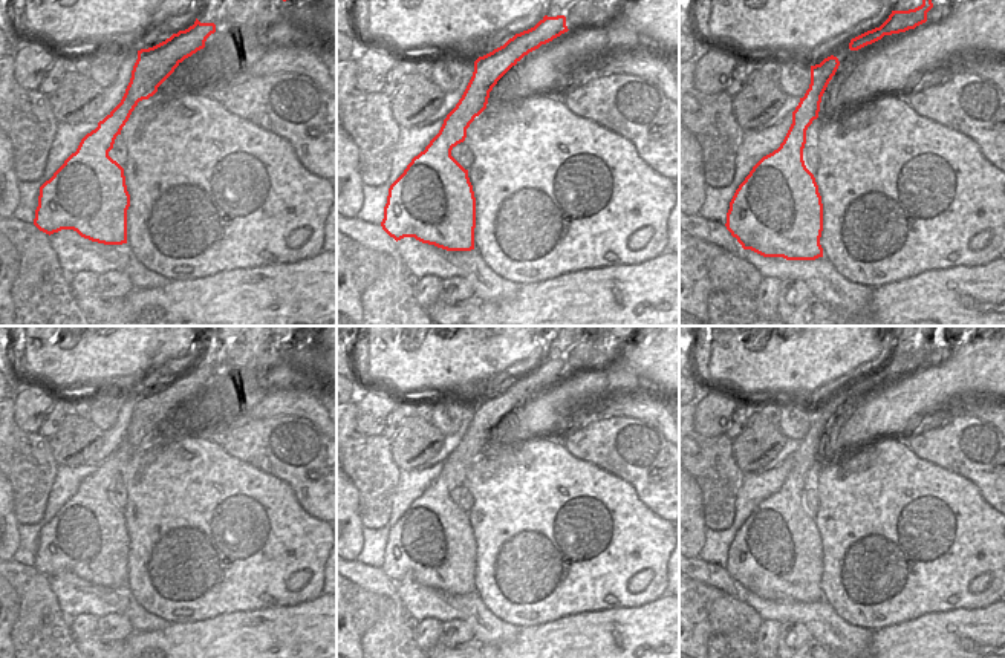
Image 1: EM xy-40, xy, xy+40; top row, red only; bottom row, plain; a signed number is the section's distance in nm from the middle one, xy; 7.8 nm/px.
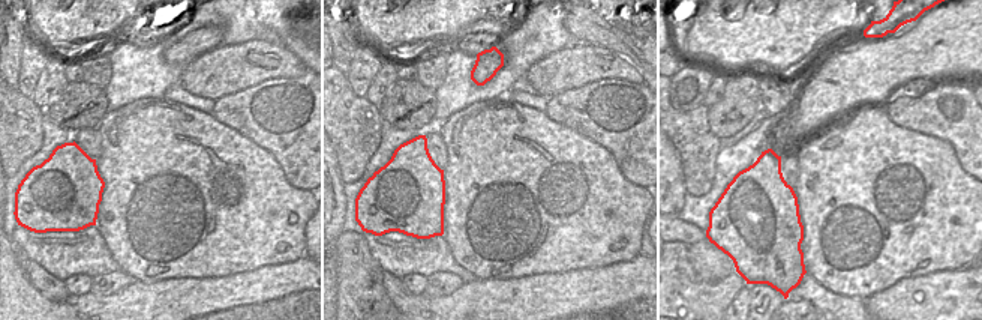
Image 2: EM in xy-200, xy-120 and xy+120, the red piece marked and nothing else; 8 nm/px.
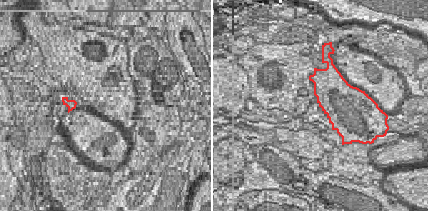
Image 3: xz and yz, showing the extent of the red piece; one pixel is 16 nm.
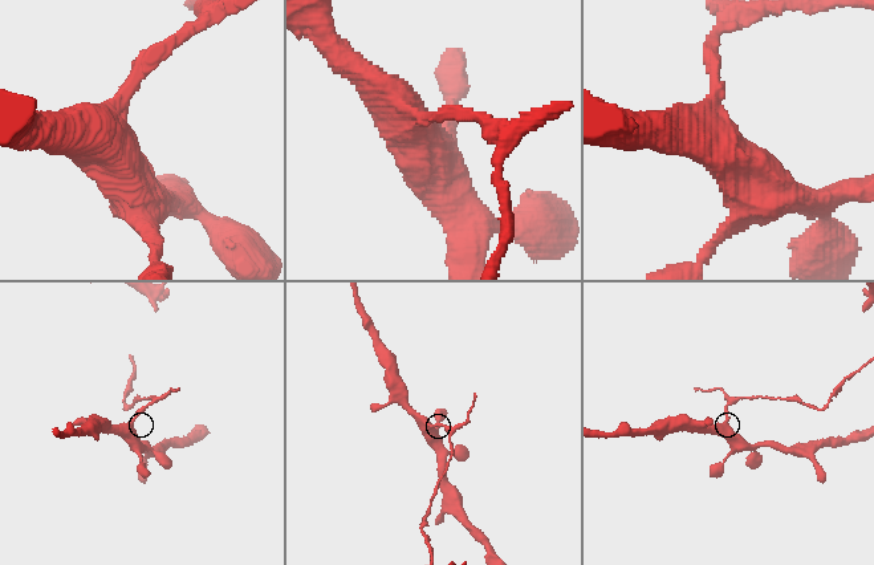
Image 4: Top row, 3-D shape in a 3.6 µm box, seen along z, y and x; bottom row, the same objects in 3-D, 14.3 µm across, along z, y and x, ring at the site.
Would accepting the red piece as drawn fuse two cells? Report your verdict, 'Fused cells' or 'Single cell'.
Fused cells

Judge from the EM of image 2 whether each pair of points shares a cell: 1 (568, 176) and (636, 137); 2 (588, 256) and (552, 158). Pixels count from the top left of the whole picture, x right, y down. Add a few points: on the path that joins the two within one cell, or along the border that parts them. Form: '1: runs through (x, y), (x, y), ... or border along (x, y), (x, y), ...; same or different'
1: border along (577, 132), (600, 144), (628, 181); different
2: runs through (576, 232), (552, 200), (552, 182); same

